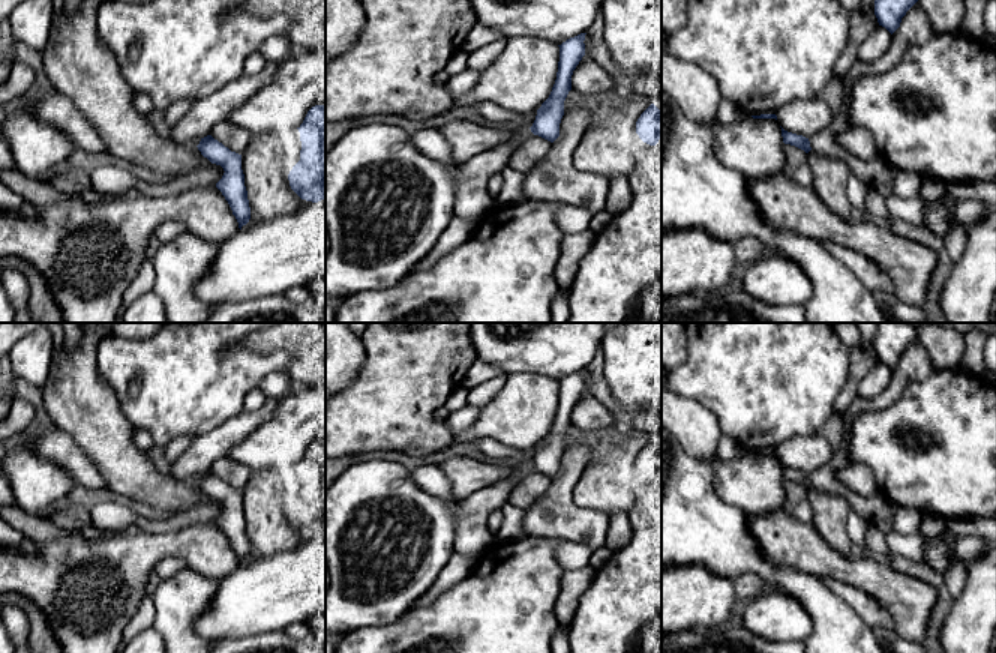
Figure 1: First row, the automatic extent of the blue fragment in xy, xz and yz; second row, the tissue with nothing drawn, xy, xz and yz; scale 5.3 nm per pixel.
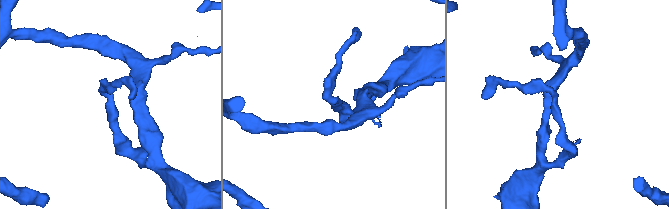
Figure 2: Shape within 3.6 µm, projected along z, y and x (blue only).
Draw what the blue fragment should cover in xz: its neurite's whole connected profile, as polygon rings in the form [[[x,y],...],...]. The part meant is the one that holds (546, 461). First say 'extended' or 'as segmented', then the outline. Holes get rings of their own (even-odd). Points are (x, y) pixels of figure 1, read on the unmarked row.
as segmented; [[[580,369],[558,381],[560,398],[555,420],[549,434],[537,446],[536,456],[530,464],[534,471],[538,471],[550,479],[560,473],[560,459],[564,452],[564,437],[572,426],[572,411],[585,392],[585,371],[586,369]]]

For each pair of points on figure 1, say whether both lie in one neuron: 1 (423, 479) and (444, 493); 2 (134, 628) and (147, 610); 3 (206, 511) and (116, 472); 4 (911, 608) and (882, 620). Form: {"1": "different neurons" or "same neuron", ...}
{"1": "same neuron", "2": "same neuron", "3": "different neurons", "4": "different neurons"}

